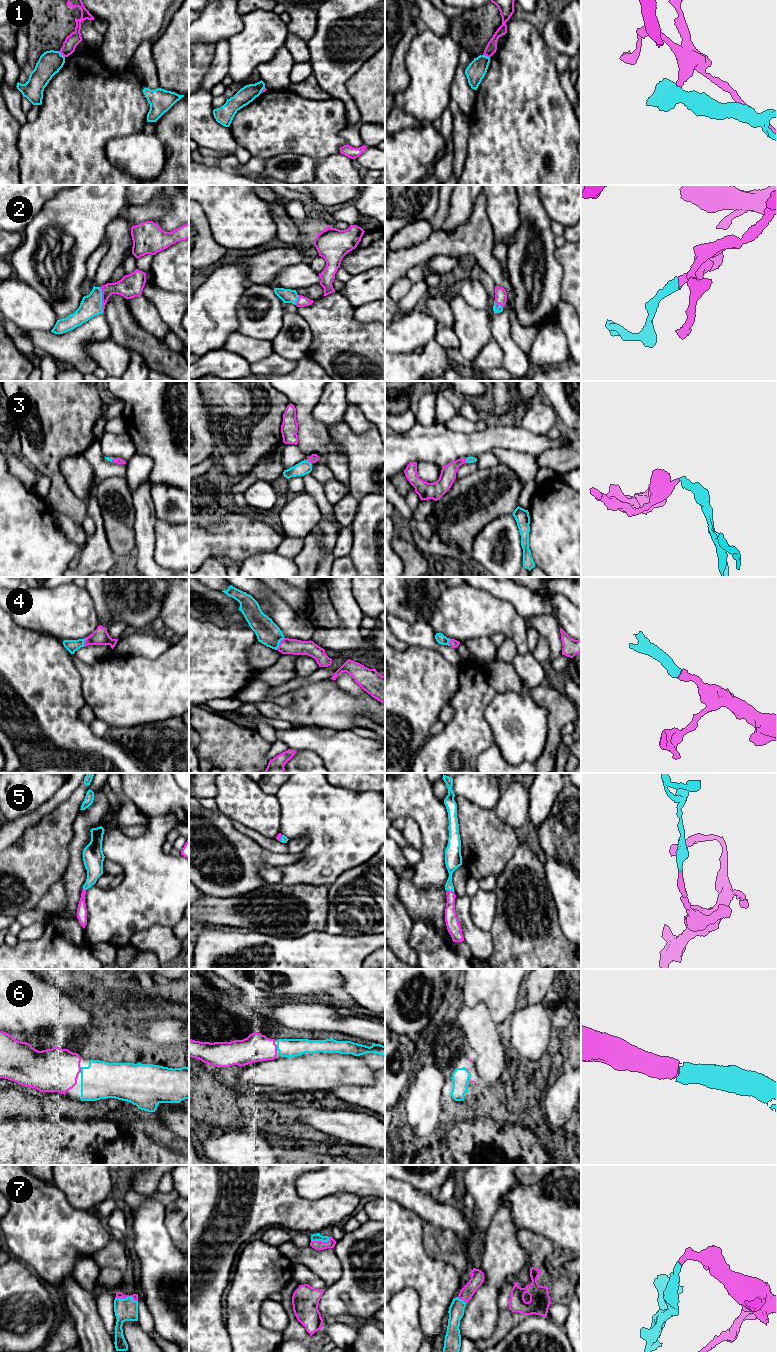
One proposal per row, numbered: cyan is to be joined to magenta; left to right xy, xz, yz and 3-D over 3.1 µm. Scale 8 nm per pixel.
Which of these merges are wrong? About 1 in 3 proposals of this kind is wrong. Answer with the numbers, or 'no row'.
1

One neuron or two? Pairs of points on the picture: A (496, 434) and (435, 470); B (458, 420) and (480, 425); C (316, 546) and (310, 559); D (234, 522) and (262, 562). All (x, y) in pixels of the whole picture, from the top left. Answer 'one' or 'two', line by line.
A: two
B: one
C: one
D: two

